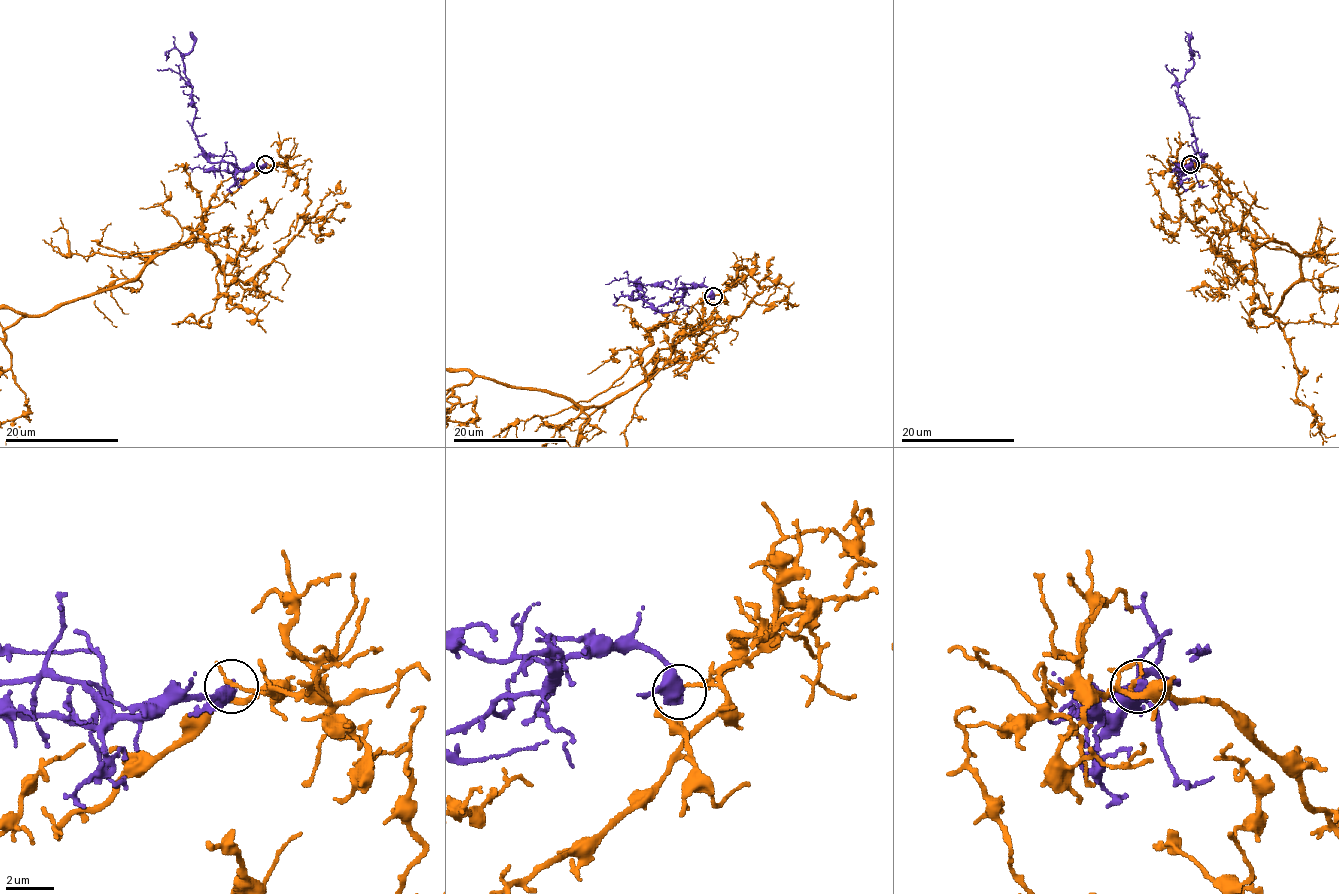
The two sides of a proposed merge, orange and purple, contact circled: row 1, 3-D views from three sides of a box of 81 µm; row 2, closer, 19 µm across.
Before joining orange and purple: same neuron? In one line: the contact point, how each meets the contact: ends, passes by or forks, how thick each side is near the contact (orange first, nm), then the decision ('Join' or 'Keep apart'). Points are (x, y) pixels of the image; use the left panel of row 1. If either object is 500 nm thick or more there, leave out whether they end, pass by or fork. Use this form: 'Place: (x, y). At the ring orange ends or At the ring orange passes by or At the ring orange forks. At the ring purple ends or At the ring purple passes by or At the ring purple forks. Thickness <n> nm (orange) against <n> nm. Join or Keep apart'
Place: (265, 164). At the ring orange ends. At the ring purple passes by. Thickness 180 nm (orange) against 480 nm. Keep apart

